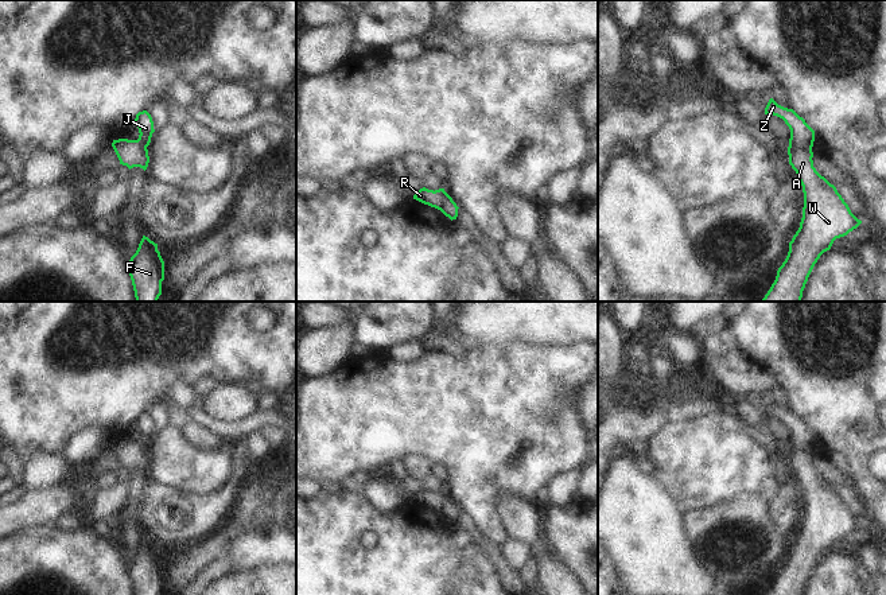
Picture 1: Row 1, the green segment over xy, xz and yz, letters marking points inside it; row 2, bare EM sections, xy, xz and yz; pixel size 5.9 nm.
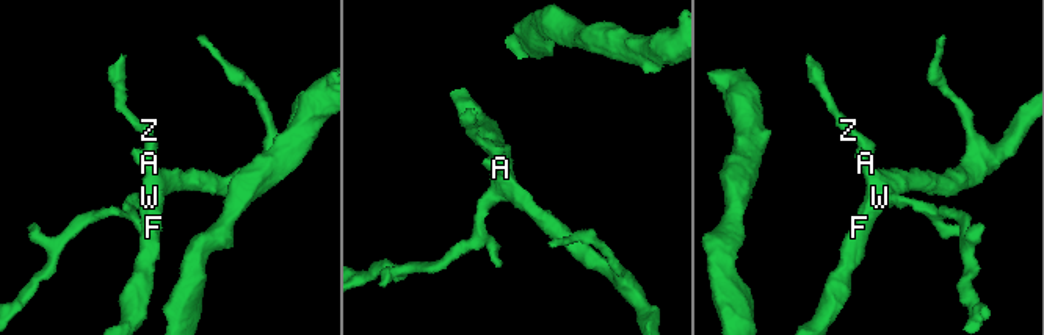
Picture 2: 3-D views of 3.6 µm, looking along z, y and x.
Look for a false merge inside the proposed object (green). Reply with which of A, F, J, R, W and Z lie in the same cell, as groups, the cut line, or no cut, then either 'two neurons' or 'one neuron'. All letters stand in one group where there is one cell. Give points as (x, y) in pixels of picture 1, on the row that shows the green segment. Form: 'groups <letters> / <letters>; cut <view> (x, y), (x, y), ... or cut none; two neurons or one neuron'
groups A F R W / J Z; cut yz (789, 142), (811, 152); two neurons

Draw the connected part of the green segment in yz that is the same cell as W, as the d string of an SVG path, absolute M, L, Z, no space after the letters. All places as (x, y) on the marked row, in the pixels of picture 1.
M789 143L789 164L803 186L804 207L800 228L789 242L789 252L762 302L801 302L808 277L836 238L847 236L862 221L844 202L836 187L813 167L813 152Z

